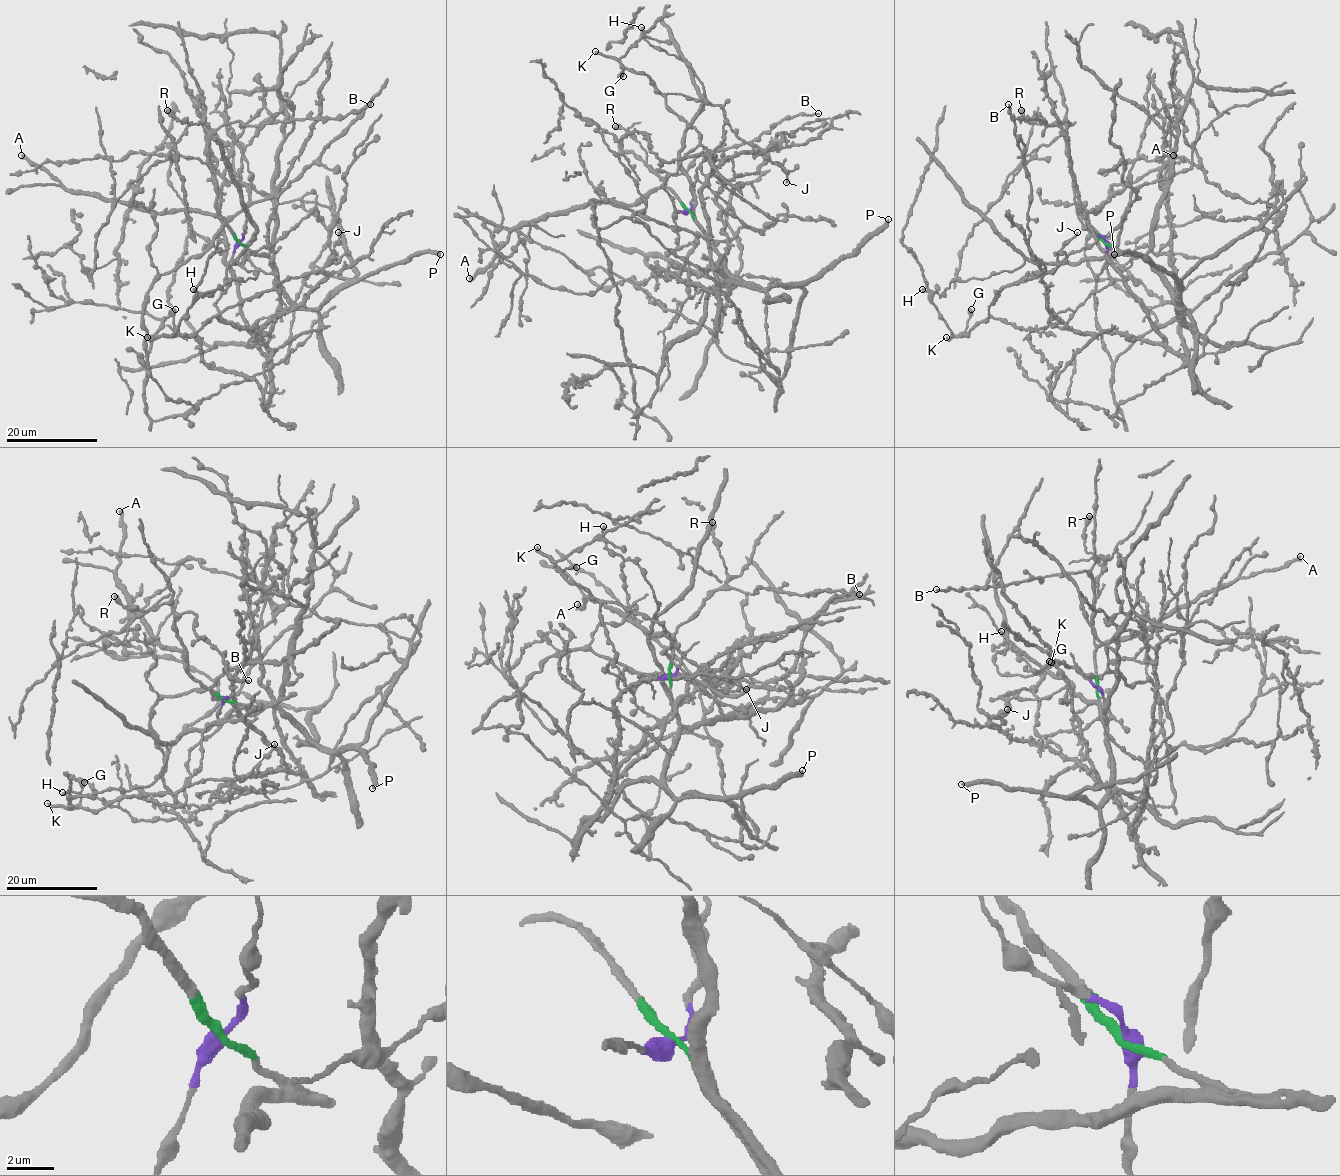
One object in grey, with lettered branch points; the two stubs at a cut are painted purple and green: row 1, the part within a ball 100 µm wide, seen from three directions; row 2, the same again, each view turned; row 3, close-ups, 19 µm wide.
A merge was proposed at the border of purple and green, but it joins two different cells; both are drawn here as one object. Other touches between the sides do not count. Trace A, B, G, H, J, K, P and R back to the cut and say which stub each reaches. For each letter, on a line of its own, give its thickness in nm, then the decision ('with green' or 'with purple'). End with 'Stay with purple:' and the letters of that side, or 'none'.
A: calibre 280 nm; with green
B: calibre 200 nm; with green
G: calibre 600 nm; with purple
H: calibre 420 nm; with green
J: calibre 160 nm; with purple
K: calibre 280 nm; with purple
P: calibre 360 nm; with green
R: calibre 600 nm; with green
Stay with purple: G, J, K

